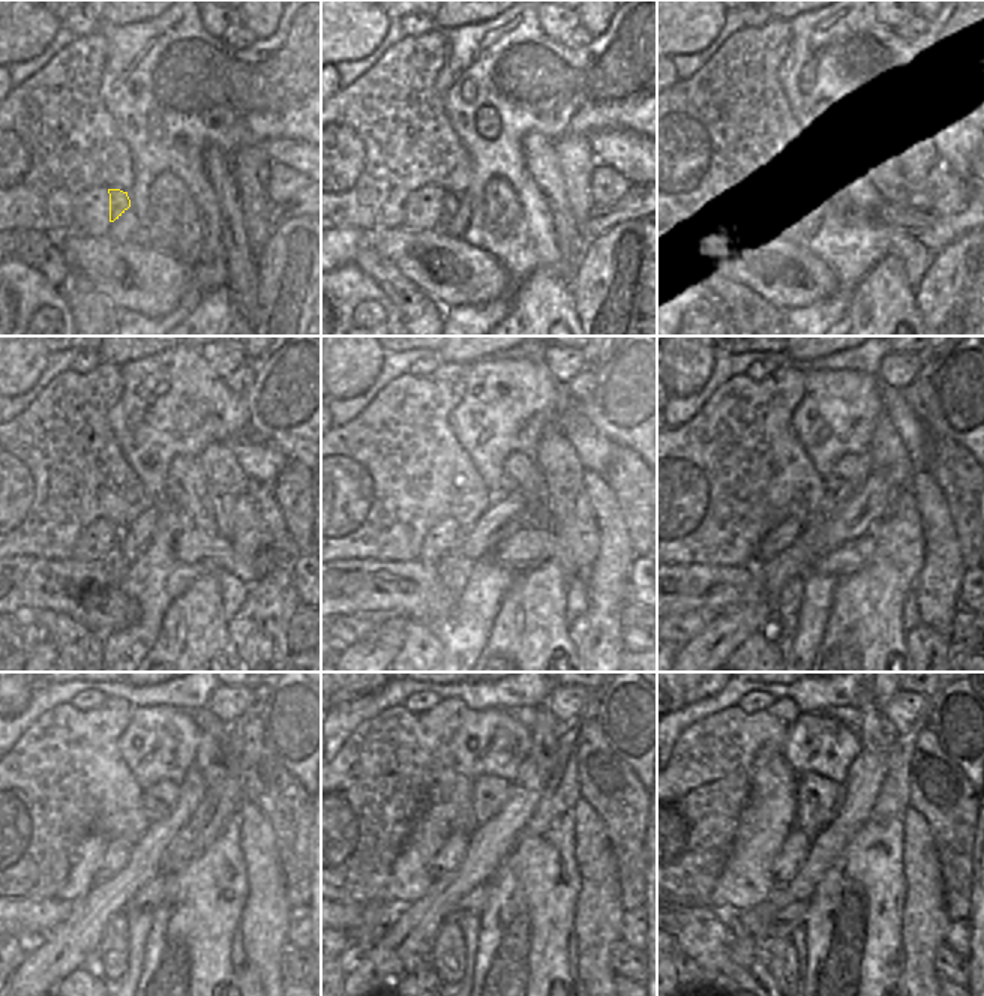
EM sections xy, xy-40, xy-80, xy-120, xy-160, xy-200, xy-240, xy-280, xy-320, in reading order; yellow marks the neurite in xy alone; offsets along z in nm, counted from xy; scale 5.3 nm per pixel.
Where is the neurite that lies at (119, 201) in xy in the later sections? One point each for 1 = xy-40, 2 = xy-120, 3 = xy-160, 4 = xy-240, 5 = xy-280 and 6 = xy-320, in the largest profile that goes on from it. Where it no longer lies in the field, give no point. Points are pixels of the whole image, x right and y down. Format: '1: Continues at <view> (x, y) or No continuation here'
1: Continues at xy-40 (452, 203)
2: Continues at xy-120 (117, 567)
3: Continues at xy-160 (456, 569)
4: Continues at xy-240 (110, 962)
5: Continues at xy-280 (449, 956)
6: Continues at xy-320 (785, 957).

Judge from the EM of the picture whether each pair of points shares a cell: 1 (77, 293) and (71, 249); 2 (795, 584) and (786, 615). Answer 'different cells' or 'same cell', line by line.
1: different cells
2: same cell

